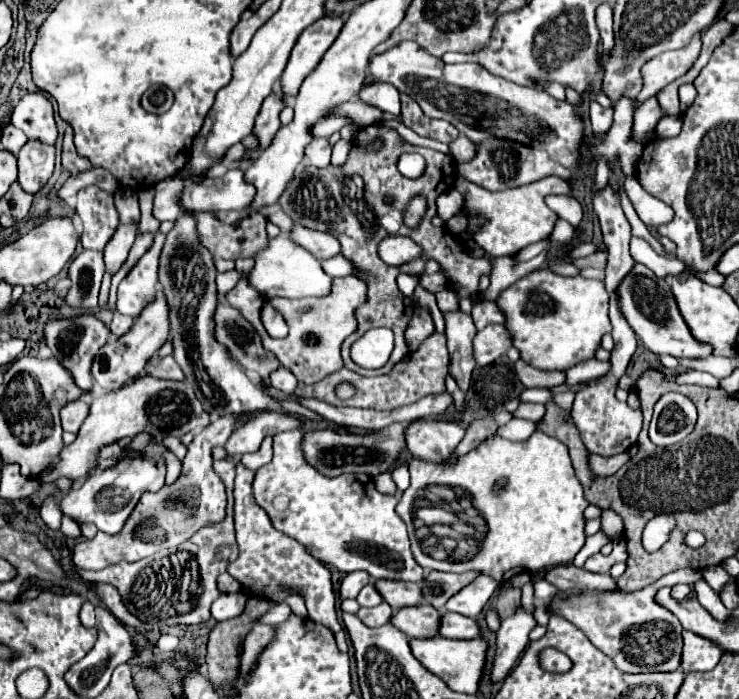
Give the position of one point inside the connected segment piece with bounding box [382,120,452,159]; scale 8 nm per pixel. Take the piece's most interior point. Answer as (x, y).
(407, 134)

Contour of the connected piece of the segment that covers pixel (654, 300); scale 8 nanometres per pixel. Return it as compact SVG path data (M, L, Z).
M634 265L632 271L620 281L616 289L618 297L618 307L628 325L634 329L634 333L642 339L642 343L658 355L674 355L674 357L700 357L700 355L710 355L710 347L696 343L692 339L678 307L674 301L674 295L668 287L668 283L660 277L656 277L648 267L644 265Z

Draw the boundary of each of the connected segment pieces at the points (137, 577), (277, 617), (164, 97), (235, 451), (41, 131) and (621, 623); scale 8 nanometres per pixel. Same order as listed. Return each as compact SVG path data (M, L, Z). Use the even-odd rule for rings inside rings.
M226 459L214 461L214 471L224 481L226 495L228 495L224 523L218 523L216 527L204 527L204 531L198 531L192 539L188 539L180 547L158 551L156 555L144 561L116 563L100 571L84 571L84 569L74 569L74 571L88 583L114 585L126 609L134 617L138 617L142 623L156 625L158 629L166 629L172 625L196 625L210 619L210 605L220 595L216 587L216 579L218 575L226 572L226 567L236 557L234 495L232 495L236 465ZM214 551L220 551L220 553L214 553Z
M282 603L282 605L274 605L274 607L270 607L260 619L256 619L256 623L276 625L276 623L282 623L288 615L290 615L290 607L288 607L286 603Z
M152 85L144 95L142 95L142 107L150 113L164 113L172 105L172 93L164 85Z
M264 411L260 415L252 415L248 423L238 427L228 443L224 445L230 459L240 459L246 453L254 453L260 449L260 443L266 435L274 435L286 429L298 429L304 421L296 415L276 415L274 411Z
M42 91L28 93L20 99L12 111L12 125L24 131L28 139L40 139L48 145L54 145L56 141L52 101Z
M685 568L668 573L658 581L650 583L640 591L576 591L576 593L556 593L550 601L548 611L554 615L564 617L566 621L574 623L578 629L586 633L586 637L604 653L608 655L614 665L622 673L666 673L676 671L680 665L682 655L682 627L680 621L656 603L656 593L664 586L674 586L678 583L694 584L702 578L702 572Z

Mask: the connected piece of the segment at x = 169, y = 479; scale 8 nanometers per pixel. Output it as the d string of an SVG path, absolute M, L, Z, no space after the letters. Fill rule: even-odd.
M170 453L170 455L166 455L166 457L168 457L168 475L166 475L166 483L172 485L172 483L180 477L180 473L182 473L182 463L180 463L178 457L174 457L174 453Z

